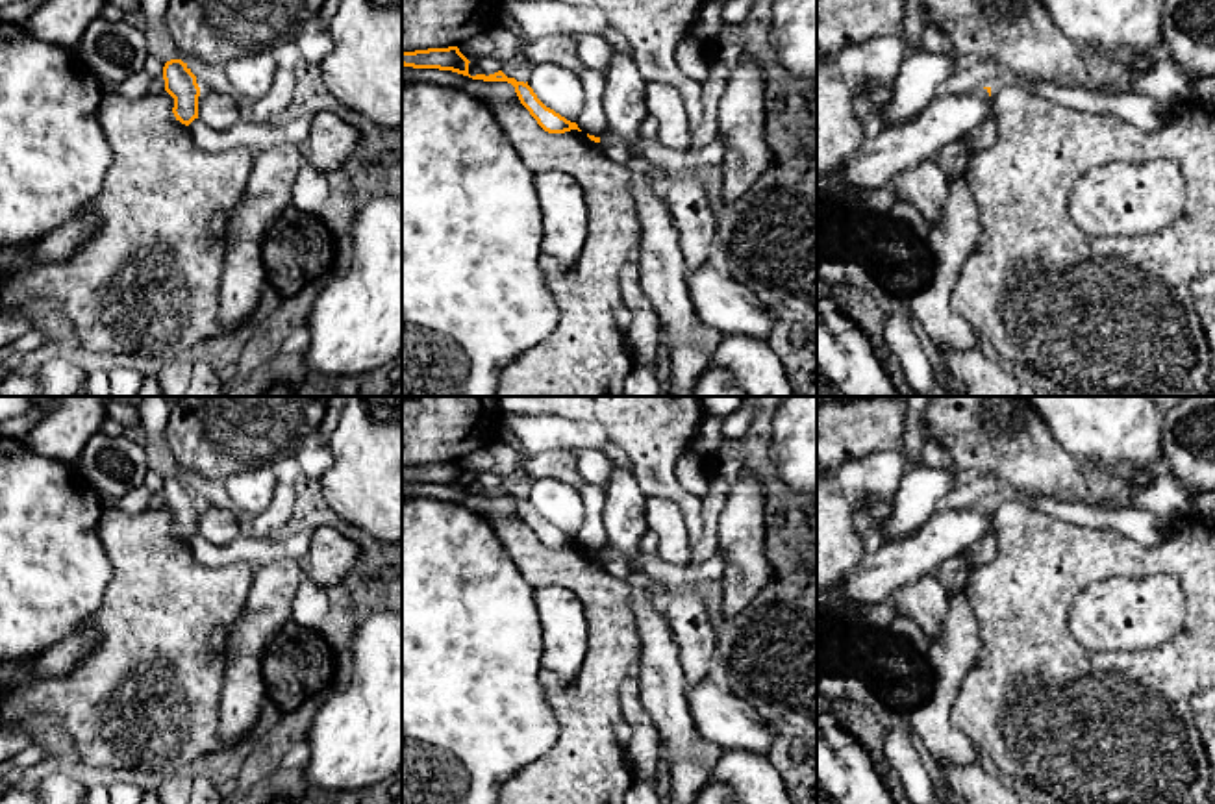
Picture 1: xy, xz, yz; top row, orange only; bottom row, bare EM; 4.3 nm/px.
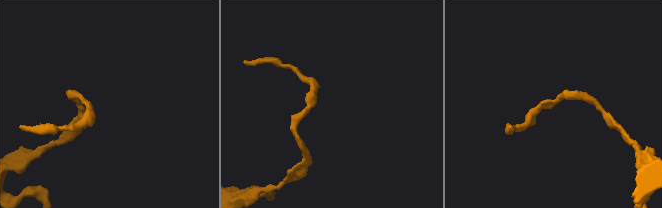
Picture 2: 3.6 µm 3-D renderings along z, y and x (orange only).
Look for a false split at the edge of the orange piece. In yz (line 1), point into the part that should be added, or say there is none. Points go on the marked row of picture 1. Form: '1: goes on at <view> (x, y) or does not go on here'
1: does not go on here

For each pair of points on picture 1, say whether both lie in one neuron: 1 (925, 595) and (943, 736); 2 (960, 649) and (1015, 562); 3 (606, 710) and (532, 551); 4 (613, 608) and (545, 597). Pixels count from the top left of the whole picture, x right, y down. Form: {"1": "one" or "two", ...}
{"1": "two", "2": "two", "3": "one", "4": "two"}

